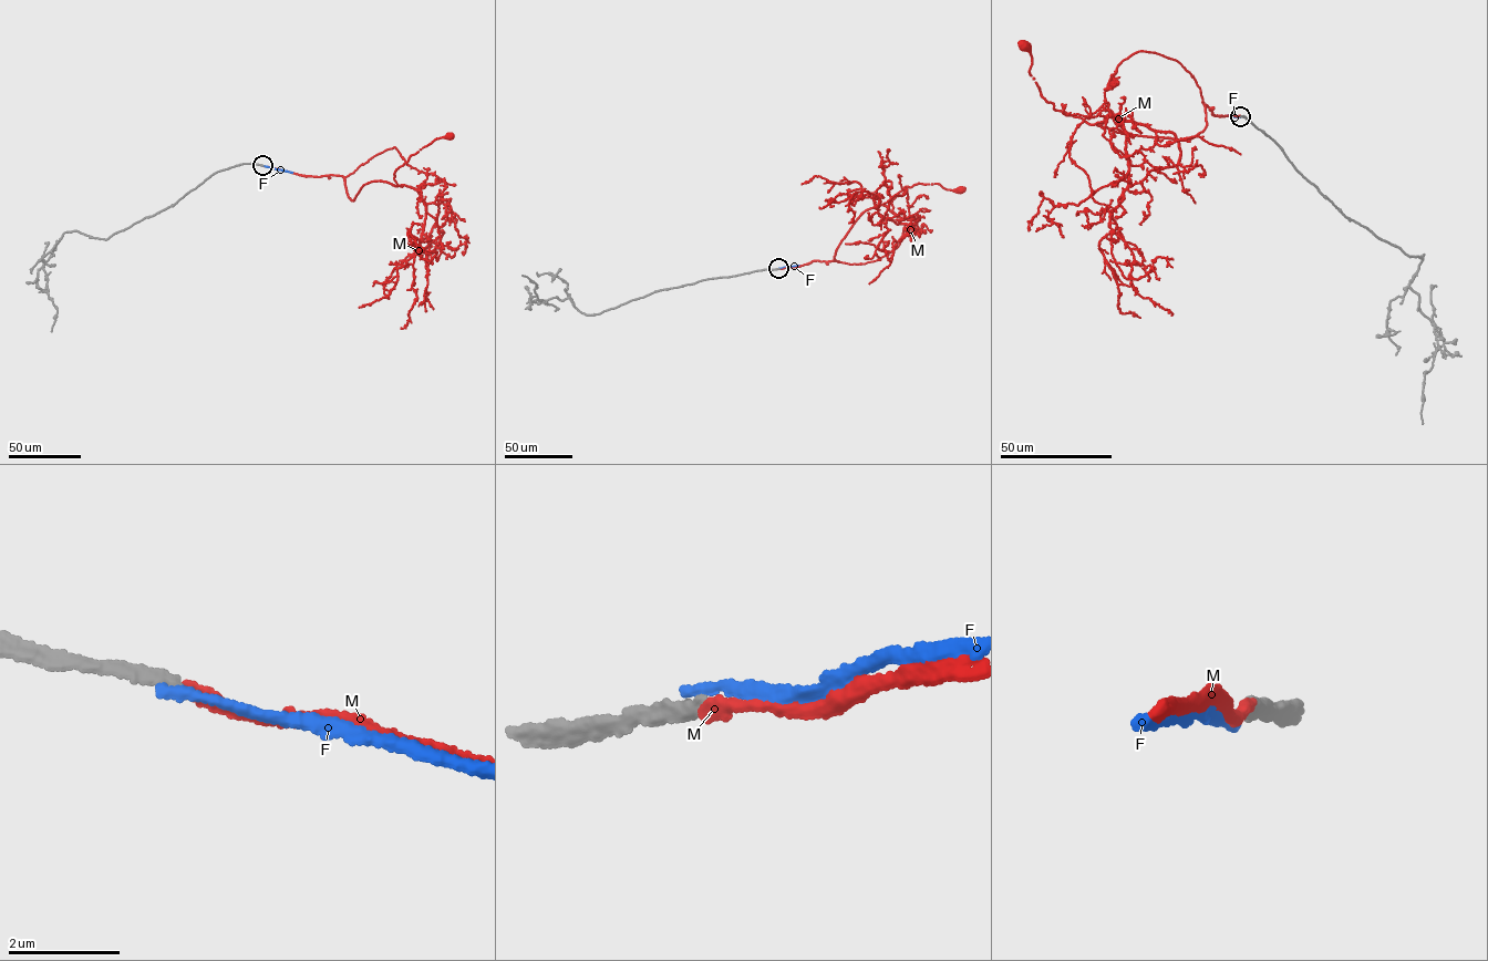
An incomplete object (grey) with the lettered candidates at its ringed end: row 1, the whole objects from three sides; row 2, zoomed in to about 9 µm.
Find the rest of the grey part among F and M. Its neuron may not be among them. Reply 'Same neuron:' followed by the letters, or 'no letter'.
Same neuron: M

